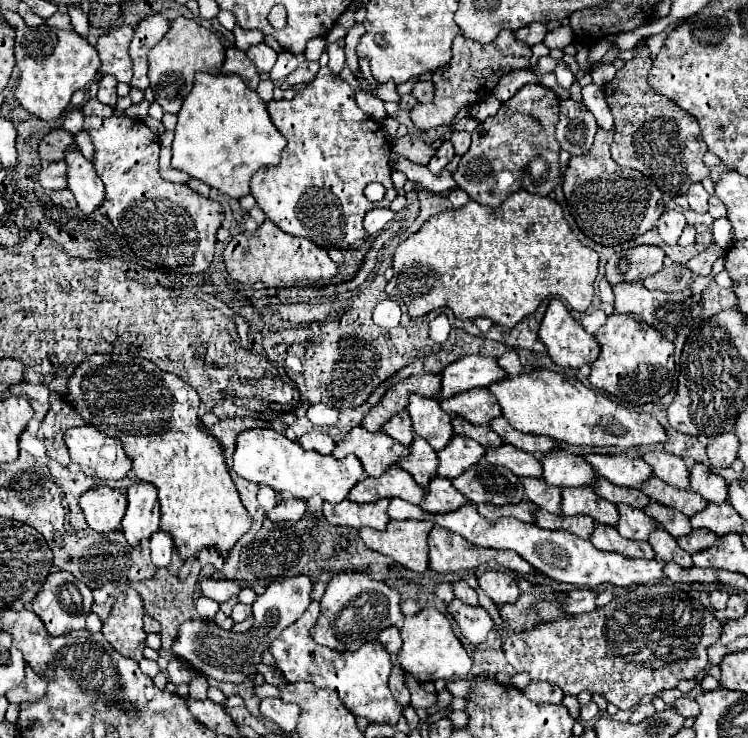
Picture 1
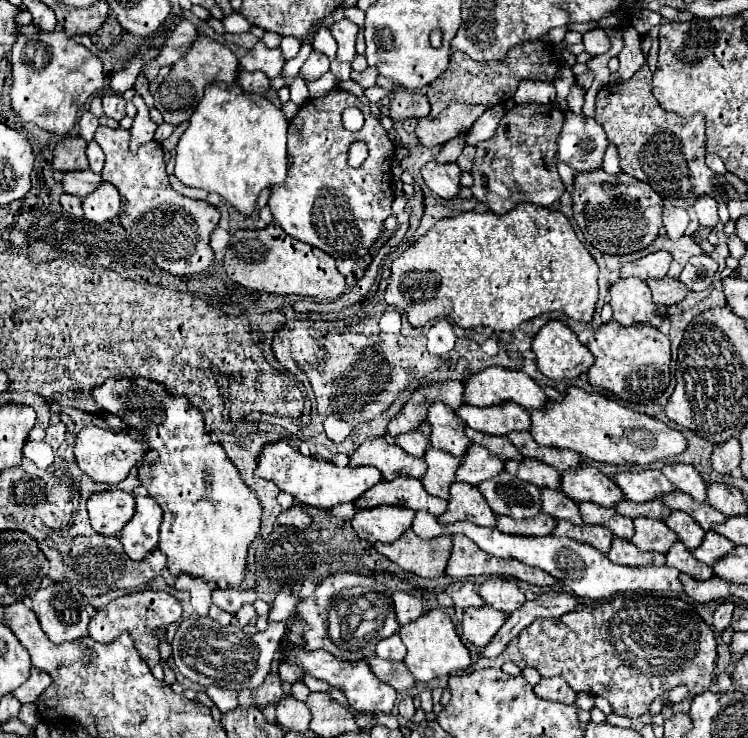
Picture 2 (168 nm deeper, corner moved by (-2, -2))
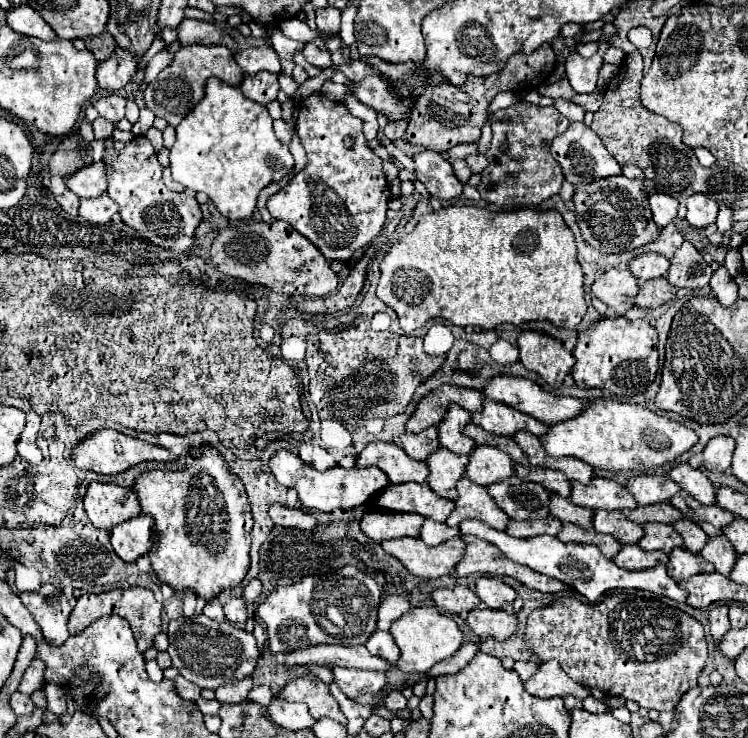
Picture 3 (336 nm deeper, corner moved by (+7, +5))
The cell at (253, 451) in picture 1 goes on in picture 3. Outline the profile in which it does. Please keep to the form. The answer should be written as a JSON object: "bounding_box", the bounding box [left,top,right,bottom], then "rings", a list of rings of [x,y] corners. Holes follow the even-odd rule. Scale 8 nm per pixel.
{"bounding_box":[271,451,389,511],"rings":[[[279,451],[273,459],[271,459],[271,471],[275,475],[275,479],[285,485],[291,487],[299,493],[299,501],[305,509],[317,509],[317,511],[333,511],[333,509],[355,509],[359,505],[367,505],[379,491],[383,491],[389,481],[387,475],[383,471],[379,471],[377,467],[369,467],[369,469],[343,469],[343,467],[335,467],[329,471],[317,471],[309,465],[305,465],[297,455],[289,453],[289,451]]]}

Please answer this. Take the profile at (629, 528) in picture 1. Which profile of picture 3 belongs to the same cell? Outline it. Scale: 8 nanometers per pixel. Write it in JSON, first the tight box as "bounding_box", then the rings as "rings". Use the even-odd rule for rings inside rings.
{"bounding_box":[639,523,683,553],"rings":[[[647,523],[645,527],[645,537],[639,541],[639,545],[645,551],[663,551],[663,553],[671,553],[671,549],[675,547],[683,547],[683,537],[665,523]]]}

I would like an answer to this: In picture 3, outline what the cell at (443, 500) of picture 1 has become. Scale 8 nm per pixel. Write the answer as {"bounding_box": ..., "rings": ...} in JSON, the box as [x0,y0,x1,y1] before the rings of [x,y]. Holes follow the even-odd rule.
{"bounding_box":[447,477,509,531],"rings":[[[463,477],[463,481],[457,483],[459,499],[455,501],[455,509],[451,511],[447,525],[459,525],[459,521],[467,519],[479,519],[483,523],[489,523],[491,527],[505,531],[509,517],[499,505],[495,505],[493,497],[487,493],[487,487],[475,485],[471,479]]]}

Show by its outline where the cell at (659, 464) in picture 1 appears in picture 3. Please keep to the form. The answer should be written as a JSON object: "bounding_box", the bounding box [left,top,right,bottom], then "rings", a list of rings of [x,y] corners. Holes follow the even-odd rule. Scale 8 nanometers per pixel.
{"bounding_box":[669,463,717,505],"rings":[[[679,463],[671,469],[669,477],[681,485],[691,497],[695,497],[703,505],[715,505],[717,503],[717,487],[695,467],[689,463]]]}

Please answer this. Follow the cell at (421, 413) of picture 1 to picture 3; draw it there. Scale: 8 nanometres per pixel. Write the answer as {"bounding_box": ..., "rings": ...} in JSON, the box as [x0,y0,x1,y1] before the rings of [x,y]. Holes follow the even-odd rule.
{"bounding_box":[439,405,475,455],"rings":[[[451,405],[443,423],[439,425],[439,443],[441,447],[457,453],[469,455],[475,449],[475,441],[463,433],[463,425],[471,423],[471,413],[459,405]]]}

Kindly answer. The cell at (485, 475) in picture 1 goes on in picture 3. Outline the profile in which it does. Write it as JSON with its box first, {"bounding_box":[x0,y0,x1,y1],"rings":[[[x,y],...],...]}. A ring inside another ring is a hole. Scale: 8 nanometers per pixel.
{"bounding_box":[487,475,551,521],"rings":[[[513,475],[507,481],[495,483],[487,487],[495,503],[517,521],[535,521],[543,519],[549,513],[549,499],[551,493],[541,485],[531,481],[523,481],[521,477]]]}

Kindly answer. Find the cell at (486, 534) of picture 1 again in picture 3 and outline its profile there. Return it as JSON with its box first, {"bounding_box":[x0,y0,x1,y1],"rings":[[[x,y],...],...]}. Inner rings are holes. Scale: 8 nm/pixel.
{"bounding_box":[421,519,687,603],"rings":[[[425,519],[423,529],[421,529],[421,541],[429,547],[437,547],[443,541],[449,541],[453,537],[461,537],[461,535],[477,535],[481,539],[491,541],[493,545],[497,545],[511,561],[527,565],[529,569],[535,569],[543,575],[551,575],[563,583],[567,583],[571,589],[579,591],[589,603],[595,603],[603,593],[613,591],[613,589],[643,589],[643,591],[651,591],[657,597],[669,597],[677,603],[685,603],[687,601],[687,591],[681,589],[669,575],[667,569],[663,565],[651,567],[651,569],[643,569],[643,571],[627,571],[617,567],[611,559],[607,559],[595,545],[581,545],[581,543],[561,543],[557,537],[531,537],[531,539],[515,539],[503,531],[491,529],[491,525],[483,523],[483,521],[463,521],[459,527],[449,527],[445,523],[437,523],[431,519]]]}

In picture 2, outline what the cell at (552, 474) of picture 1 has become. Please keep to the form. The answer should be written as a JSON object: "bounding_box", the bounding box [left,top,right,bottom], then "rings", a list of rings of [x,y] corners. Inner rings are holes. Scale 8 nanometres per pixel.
{"bounding_box":[560,464,624,508],"rings":[[[580,464],[580,468],[568,468],[568,472],[562,472],[560,482],[560,490],[576,502],[588,500],[612,508],[614,502],[624,498],[614,480],[610,480],[590,464]]]}

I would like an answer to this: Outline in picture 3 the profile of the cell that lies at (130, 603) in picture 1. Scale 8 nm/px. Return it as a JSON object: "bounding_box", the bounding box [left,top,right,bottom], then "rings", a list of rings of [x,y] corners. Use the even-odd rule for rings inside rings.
{"bounding_box":[69,587,163,653],"rings":[[[131,587],[131,589],[113,589],[101,595],[81,595],[69,615],[69,635],[77,635],[81,633],[85,627],[89,627],[95,619],[103,617],[103,615],[111,615],[117,613],[123,619],[127,619],[135,631],[135,639],[137,639],[137,649],[141,653],[145,653],[149,647],[153,647],[153,639],[155,635],[161,631],[161,609],[163,605],[155,601],[153,591],[151,589],[143,589],[143,587]]]}

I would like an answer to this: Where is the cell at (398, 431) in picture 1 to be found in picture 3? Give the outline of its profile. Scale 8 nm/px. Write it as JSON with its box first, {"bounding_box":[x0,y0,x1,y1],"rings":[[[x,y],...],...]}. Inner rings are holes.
{"bounding_box":[401,427,439,461],"rings":[[[433,427],[433,429],[425,429],[421,433],[405,433],[401,437],[401,441],[403,441],[403,449],[409,457],[413,457],[417,461],[425,461],[429,457],[429,453],[439,447],[439,433]]]}

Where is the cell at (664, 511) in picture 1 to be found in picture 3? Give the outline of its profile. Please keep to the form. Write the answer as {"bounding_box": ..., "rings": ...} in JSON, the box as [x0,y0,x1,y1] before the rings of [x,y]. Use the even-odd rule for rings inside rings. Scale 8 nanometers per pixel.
{"bounding_box":[673,519,707,553],"rings":[[[681,519],[681,521],[677,521],[675,525],[673,525],[675,529],[677,529],[677,533],[683,537],[683,541],[685,541],[685,547],[689,549],[689,551],[693,551],[693,553],[699,553],[701,549],[703,549],[703,545],[707,543],[707,533],[697,525],[697,523],[693,523],[691,519]]]}

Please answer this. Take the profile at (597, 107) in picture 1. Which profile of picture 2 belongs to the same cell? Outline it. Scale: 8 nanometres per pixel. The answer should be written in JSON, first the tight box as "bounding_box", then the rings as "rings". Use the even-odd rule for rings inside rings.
{"bounding_box":[602,142,620,174],"rings":[[[608,142],[608,148],[604,152],[604,158],[602,158],[602,168],[610,174],[618,174],[620,172],[620,166],[618,166],[618,156],[616,156],[616,146]]]}

